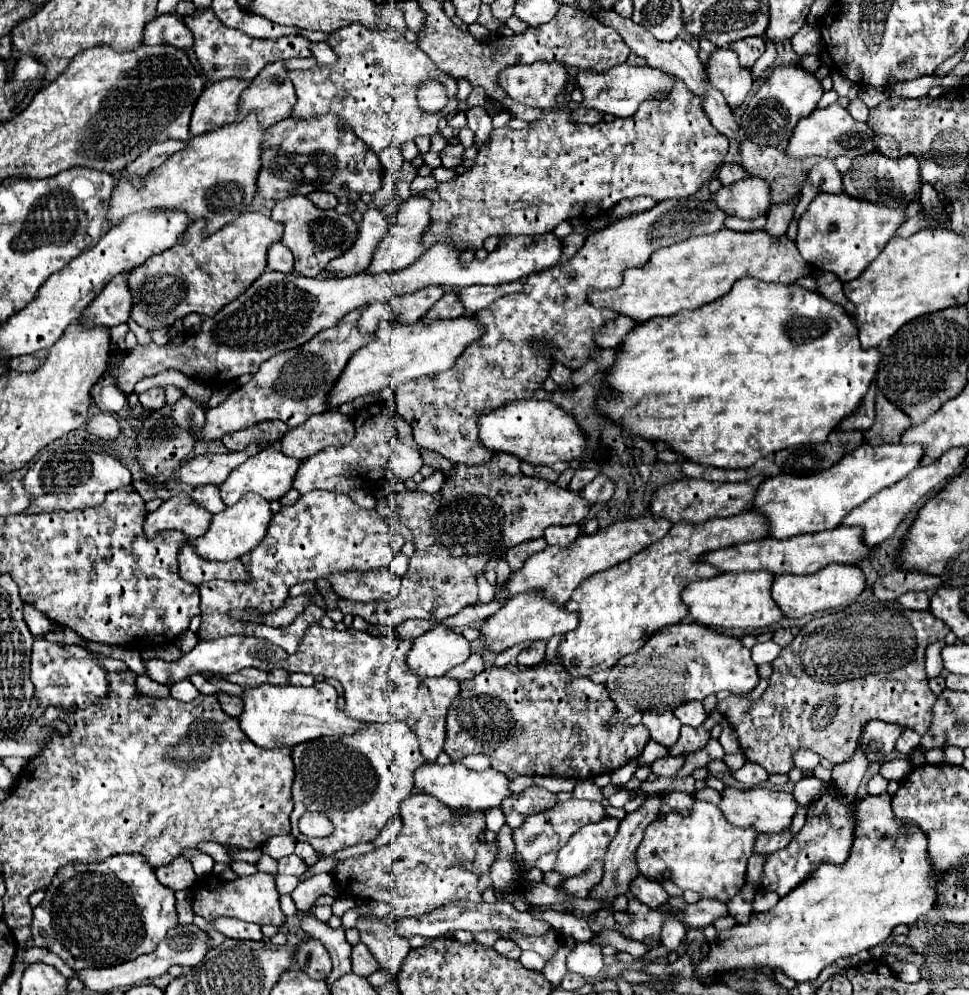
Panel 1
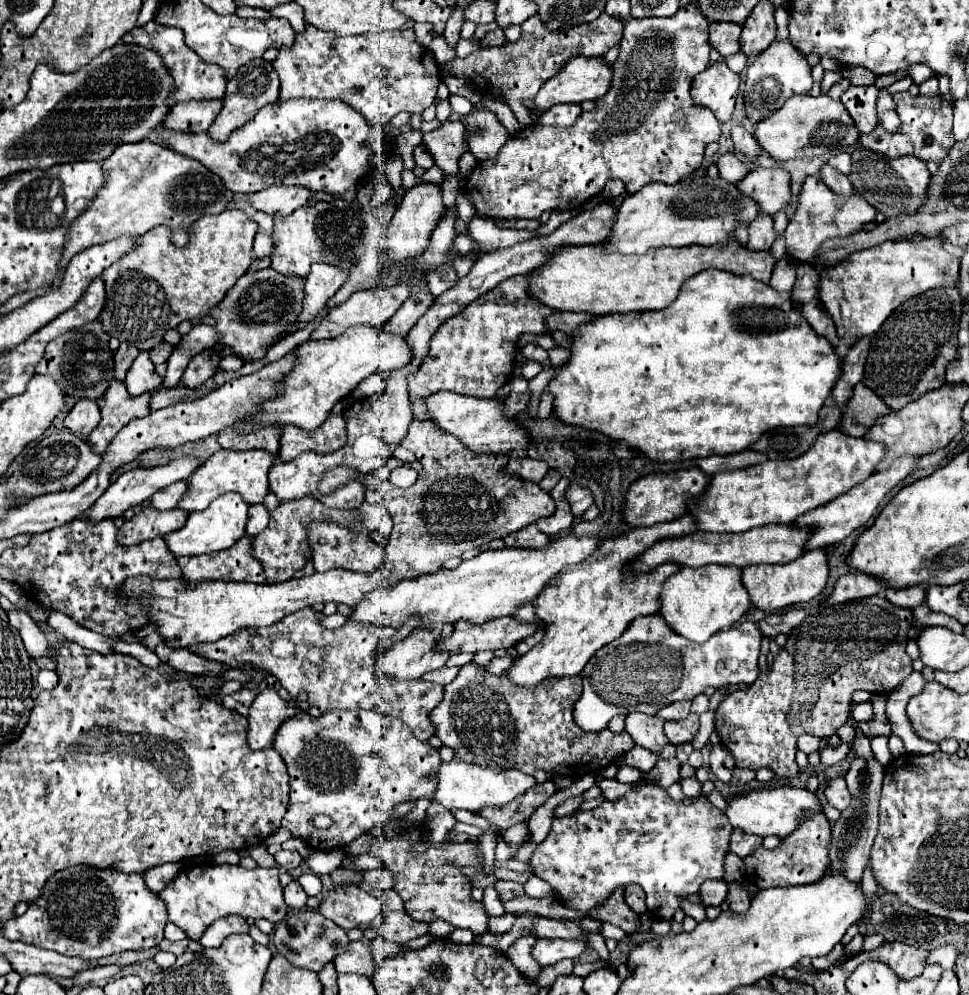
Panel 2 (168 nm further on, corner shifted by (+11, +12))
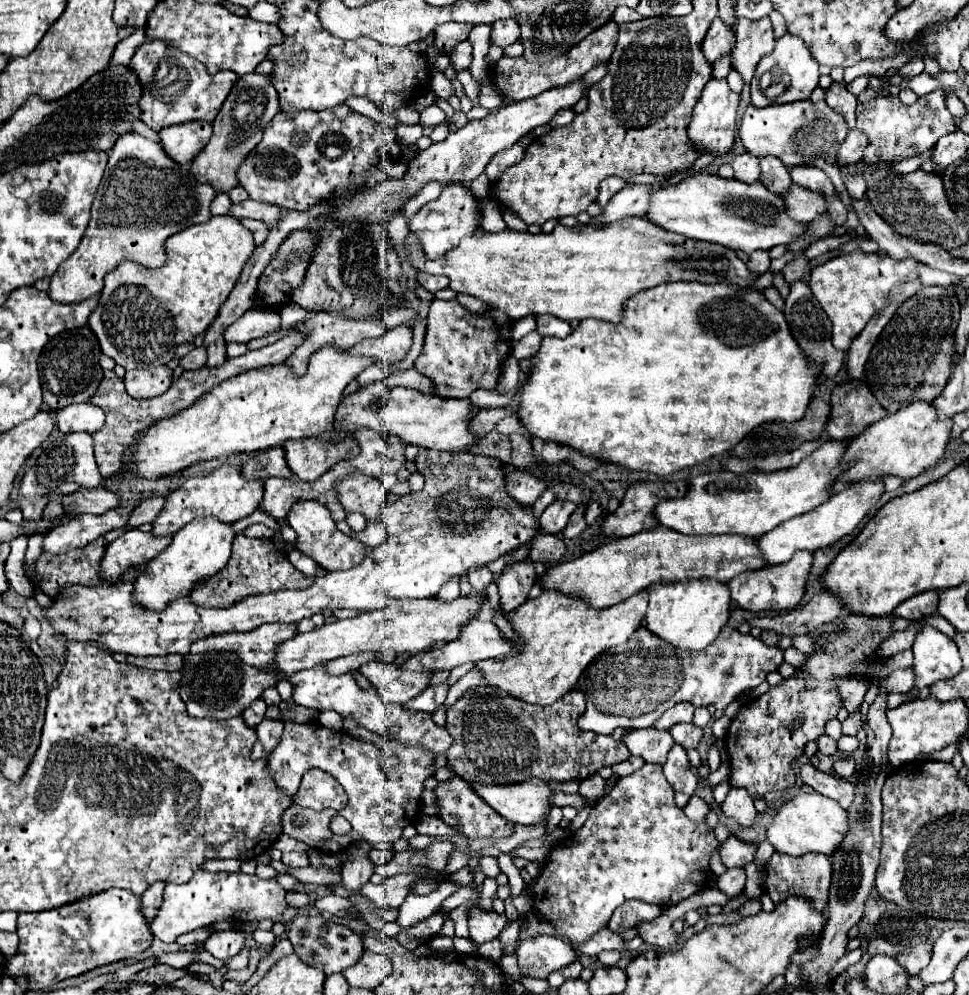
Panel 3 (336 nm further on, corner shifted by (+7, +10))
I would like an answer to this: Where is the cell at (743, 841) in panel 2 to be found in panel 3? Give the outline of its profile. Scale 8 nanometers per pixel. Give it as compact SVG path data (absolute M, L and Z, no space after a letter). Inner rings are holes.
M729 836L727 842L721 846L719 854L721 854L725 868L737 868L737 866L751 864L755 850L757 850L755 844L747 844L747 842L737 840L735 836Z

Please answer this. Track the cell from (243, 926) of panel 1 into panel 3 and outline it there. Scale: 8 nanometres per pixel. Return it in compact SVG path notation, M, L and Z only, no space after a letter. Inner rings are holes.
M237 930L229 932L215 932L205 940L205 950L219 960L229 960L243 948L243 934Z

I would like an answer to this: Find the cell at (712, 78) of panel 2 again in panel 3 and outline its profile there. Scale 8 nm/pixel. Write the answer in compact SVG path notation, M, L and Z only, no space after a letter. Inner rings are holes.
M709 80L709 84L703 88L703 96L699 98L697 108L693 110L693 118L687 128L689 140L693 140L693 148L697 148L699 154L709 154L719 158L733 150L737 108L739 108L739 94L733 92L725 80Z

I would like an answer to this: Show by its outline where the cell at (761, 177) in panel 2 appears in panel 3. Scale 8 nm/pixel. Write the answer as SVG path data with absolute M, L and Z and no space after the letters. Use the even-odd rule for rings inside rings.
M793 184L793 188L783 196L787 212L793 220L801 220L801 222L811 222L821 214L829 212L827 206L827 198L821 196L819 192L811 192L805 188L799 188Z

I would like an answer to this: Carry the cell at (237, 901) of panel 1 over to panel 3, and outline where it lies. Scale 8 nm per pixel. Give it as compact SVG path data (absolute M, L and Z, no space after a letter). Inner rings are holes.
M199 870L189 880L189 884L167 884L163 904L159 908L157 918L151 924L151 932L155 938L163 942L175 942L179 934L211 926L219 920L227 922L259 922L263 918L279 920L287 910L285 890L277 884L275 878L261 880L255 874L229 874L229 872L205 872Z

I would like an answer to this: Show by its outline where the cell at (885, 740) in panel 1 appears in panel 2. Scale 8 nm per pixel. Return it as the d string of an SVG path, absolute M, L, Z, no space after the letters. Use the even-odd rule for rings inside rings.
M865 702L865 704L859 704L853 708L853 718L855 720L871 720L873 718L873 704L871 702Z

